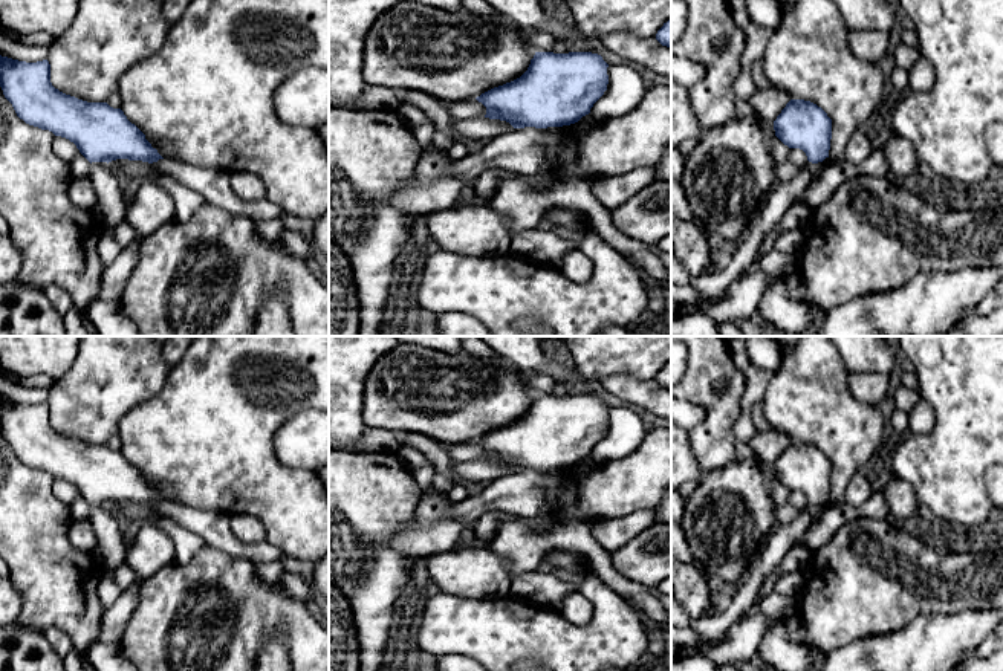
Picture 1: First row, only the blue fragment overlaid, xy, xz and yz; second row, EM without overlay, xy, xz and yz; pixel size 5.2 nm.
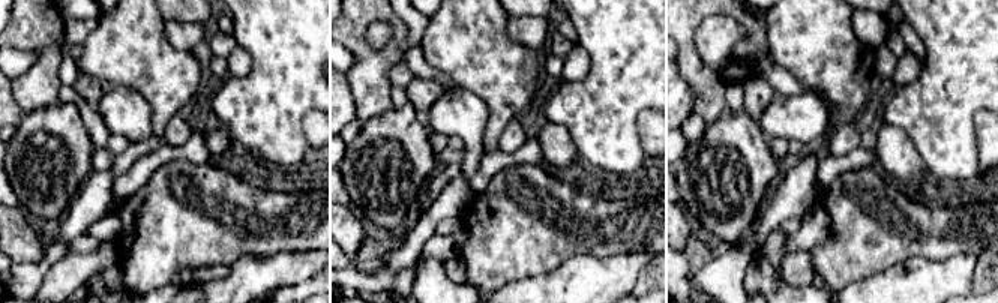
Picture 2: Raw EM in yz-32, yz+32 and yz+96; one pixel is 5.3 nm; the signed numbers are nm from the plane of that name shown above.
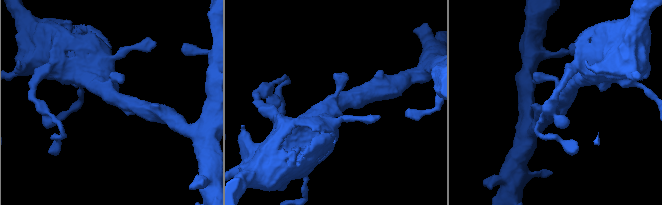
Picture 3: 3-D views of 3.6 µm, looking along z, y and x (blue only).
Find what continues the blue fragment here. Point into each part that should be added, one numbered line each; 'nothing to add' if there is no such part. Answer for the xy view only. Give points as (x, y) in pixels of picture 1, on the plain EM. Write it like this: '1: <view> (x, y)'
1: xy (110, 552)

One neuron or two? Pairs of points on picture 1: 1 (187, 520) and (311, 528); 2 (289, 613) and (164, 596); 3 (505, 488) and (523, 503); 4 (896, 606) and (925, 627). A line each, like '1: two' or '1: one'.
1: two
2: one
3: one
4: two

